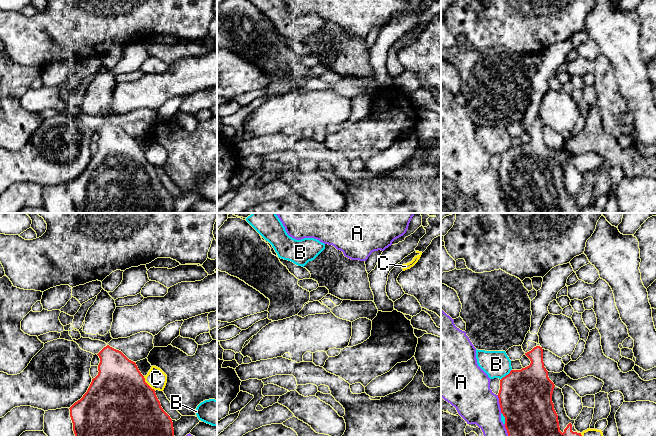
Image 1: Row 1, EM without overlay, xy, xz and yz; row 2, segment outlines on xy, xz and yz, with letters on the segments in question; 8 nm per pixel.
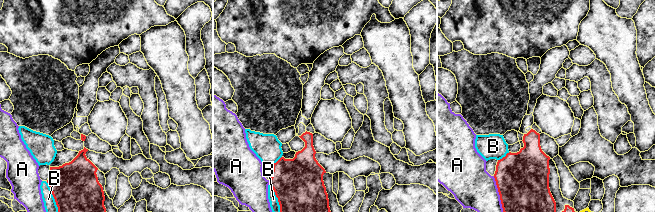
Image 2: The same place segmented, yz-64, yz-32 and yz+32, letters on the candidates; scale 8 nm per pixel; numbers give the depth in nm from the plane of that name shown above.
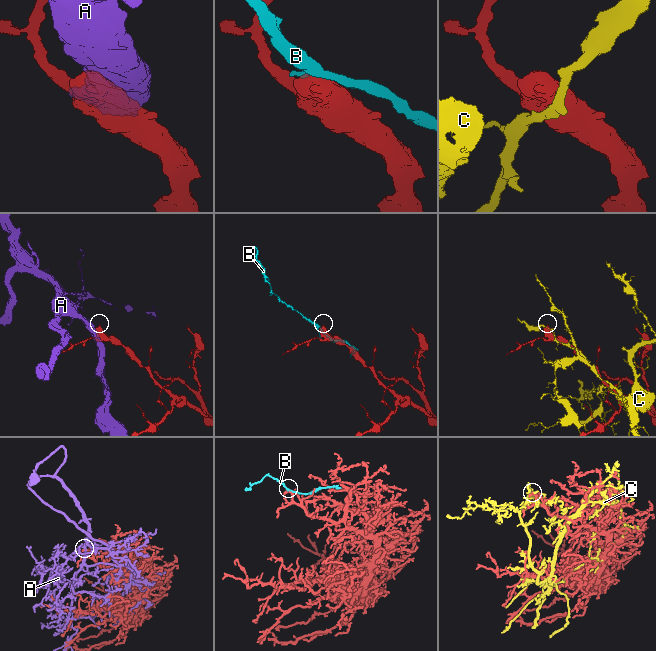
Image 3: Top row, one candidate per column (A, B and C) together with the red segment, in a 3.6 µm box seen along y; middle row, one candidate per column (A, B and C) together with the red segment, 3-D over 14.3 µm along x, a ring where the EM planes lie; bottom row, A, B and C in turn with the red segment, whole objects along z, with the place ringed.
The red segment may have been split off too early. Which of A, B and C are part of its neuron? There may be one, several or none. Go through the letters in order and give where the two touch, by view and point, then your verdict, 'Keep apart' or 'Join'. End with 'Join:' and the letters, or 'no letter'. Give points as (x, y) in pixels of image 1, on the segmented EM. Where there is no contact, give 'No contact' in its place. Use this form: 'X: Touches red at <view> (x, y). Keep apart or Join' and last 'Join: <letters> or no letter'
A: Touches red at yz (499, 403). Keep apart
B: Touches red at yz (506, 375). Keep apart
C: Touches red at xy (147, 384). Keep apart
Join: no letter

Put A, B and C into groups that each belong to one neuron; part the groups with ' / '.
A / B / C

